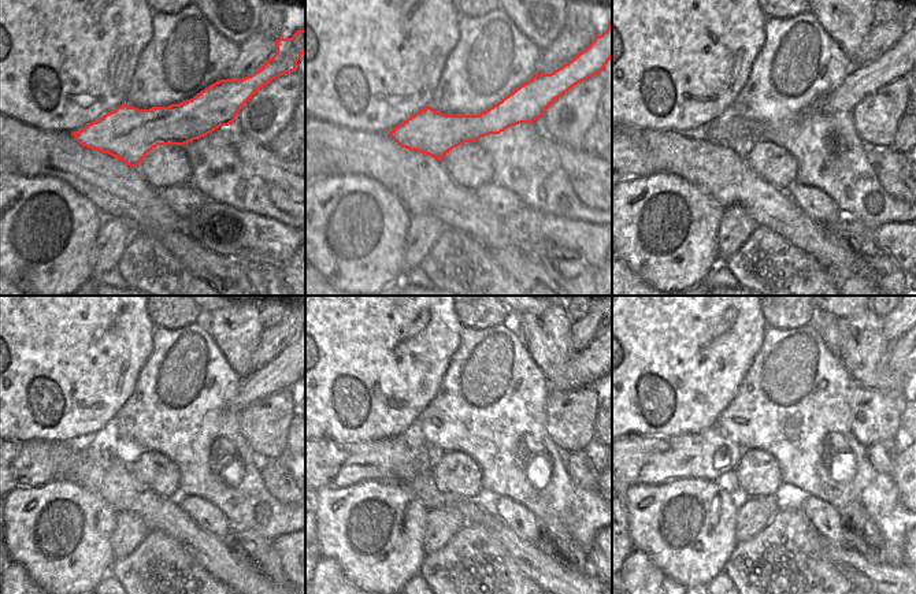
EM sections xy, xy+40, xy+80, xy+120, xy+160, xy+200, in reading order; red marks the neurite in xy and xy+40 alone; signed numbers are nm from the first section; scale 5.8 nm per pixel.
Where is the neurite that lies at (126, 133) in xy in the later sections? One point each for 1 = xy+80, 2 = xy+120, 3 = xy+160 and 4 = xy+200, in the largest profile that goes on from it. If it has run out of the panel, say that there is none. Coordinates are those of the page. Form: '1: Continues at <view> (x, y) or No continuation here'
1: Continues at xy+80 (866, 80)
2: Continues at xy+120 (277, 375)
3: Continues at xy+160 (583, 370)
4: Continues at xy+200 (890, 342).

